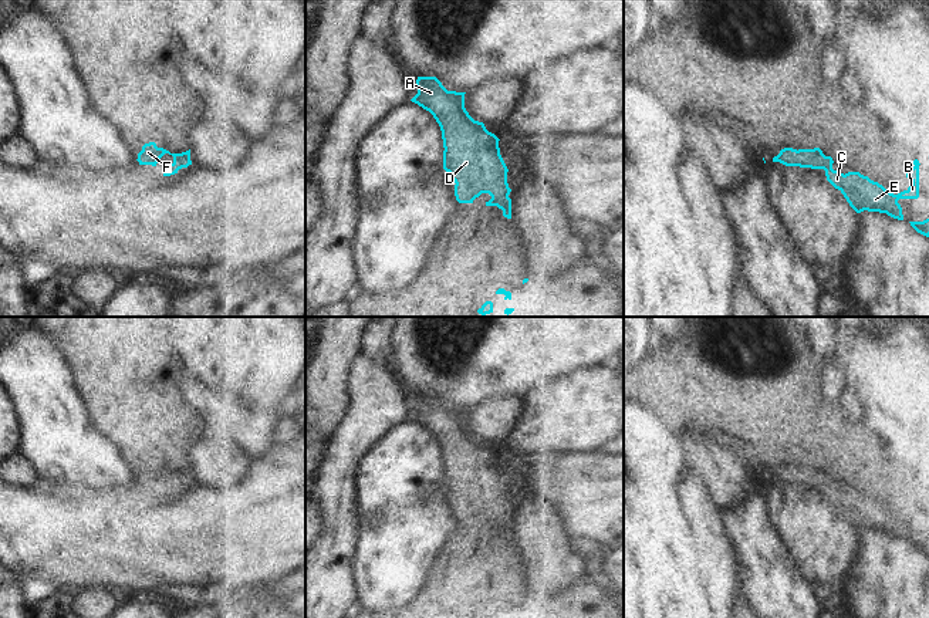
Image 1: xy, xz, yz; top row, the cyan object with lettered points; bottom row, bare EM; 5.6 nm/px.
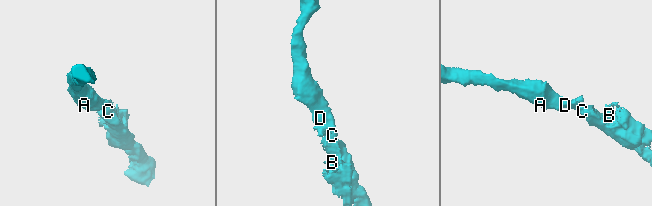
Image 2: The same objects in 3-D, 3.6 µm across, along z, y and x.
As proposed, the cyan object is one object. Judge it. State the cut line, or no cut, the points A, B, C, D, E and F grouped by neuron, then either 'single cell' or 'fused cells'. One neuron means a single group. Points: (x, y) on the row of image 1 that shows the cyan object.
no cut | A B C D E F | single cell

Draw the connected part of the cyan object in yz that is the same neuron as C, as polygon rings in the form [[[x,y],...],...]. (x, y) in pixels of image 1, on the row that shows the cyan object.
[[[784,148],[773,158],[773,162],[780,162],[786,166],[824,169],[827,180],[844,195],[857,213],[864,210],[879,212],[886,213],[893,219],[903,220],[902,207],[898,200],[919,197],[920,163],[918,159],[913,161],[915,166],[906,173],[906,178],[912,180],[912,185],[898,195],[888,192],[882,185],[859,172],[848,172],[844,175],[840,170],[834,170],[832,158],[825,156],[820,148],[798,151]]]

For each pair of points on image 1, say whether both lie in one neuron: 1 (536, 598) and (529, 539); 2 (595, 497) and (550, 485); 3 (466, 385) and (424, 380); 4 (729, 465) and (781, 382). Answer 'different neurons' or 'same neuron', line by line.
1: different neurons
2: same neuron
3: same neuron
4: different neurons

